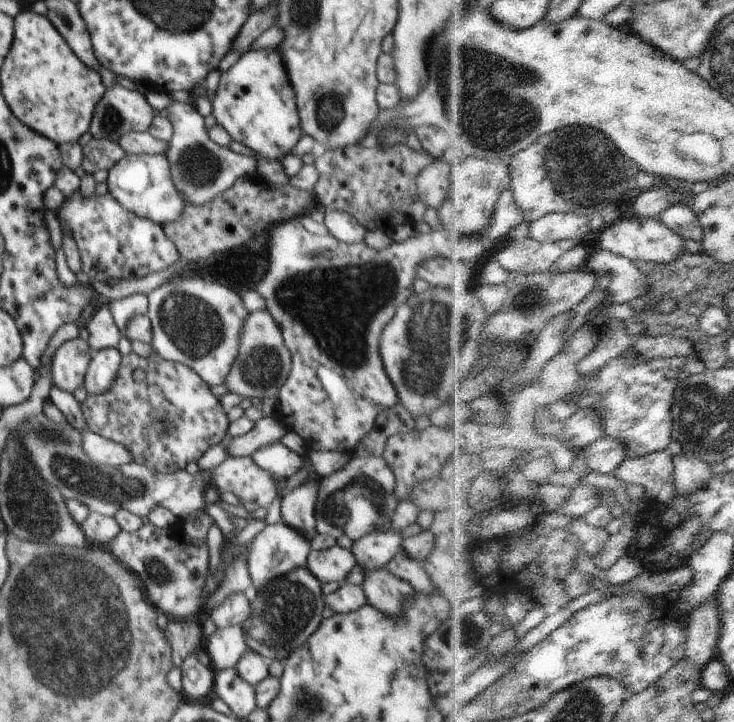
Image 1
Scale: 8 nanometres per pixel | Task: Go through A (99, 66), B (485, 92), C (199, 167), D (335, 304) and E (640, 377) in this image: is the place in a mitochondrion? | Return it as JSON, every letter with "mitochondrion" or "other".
{"A":"other","B":"mitochondrion","C":"mitochondrion","D":"mitochondrion","E":"other"}

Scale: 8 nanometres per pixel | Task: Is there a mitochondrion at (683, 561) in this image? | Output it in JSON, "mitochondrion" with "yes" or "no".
{"mitochondrion":"no"}

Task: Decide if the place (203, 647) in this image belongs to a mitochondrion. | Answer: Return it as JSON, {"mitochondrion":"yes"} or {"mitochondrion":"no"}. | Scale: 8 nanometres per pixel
{"mitochondrion":"no"}

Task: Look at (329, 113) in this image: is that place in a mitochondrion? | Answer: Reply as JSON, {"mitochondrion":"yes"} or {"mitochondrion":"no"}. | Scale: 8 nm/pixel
{"mitochondrion":"yes"}

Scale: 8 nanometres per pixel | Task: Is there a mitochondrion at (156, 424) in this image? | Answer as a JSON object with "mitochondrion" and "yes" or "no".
{"mitochondrion":"yes"}

